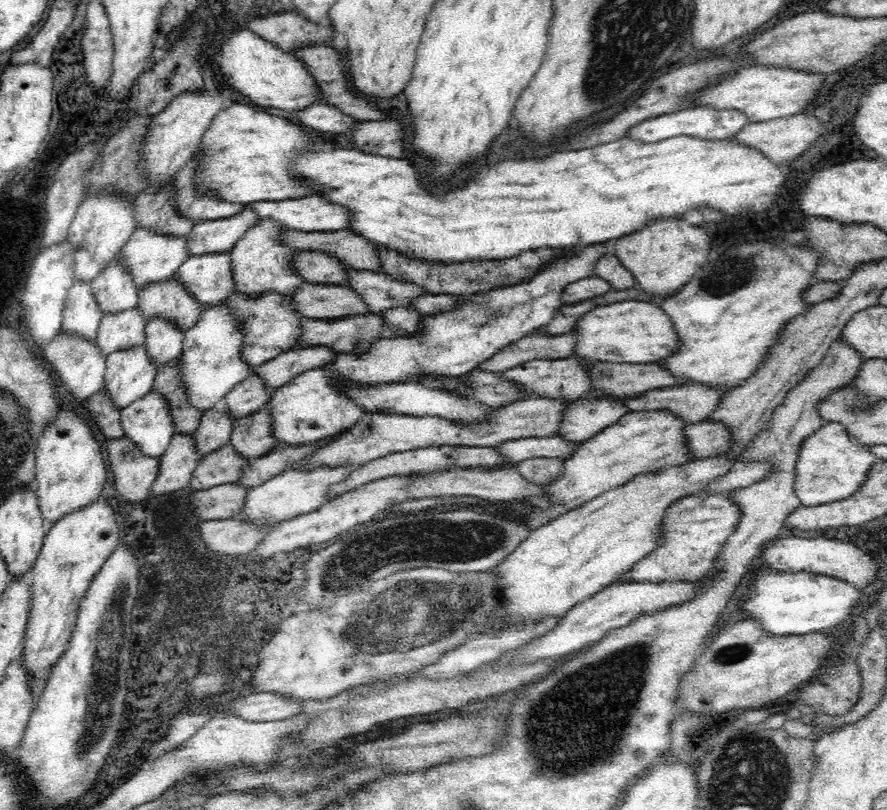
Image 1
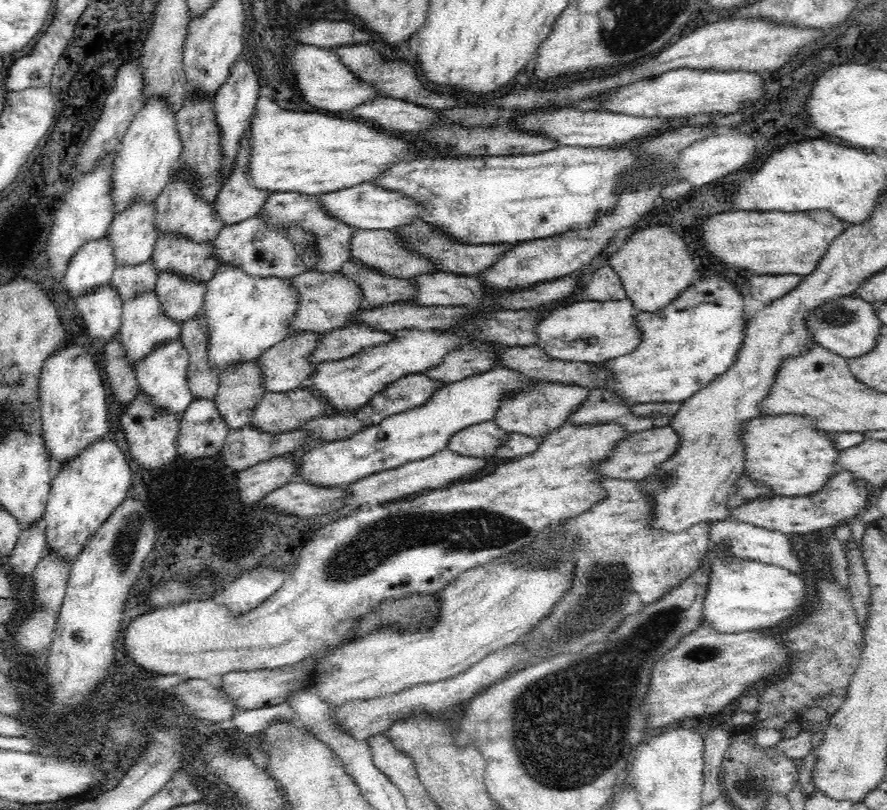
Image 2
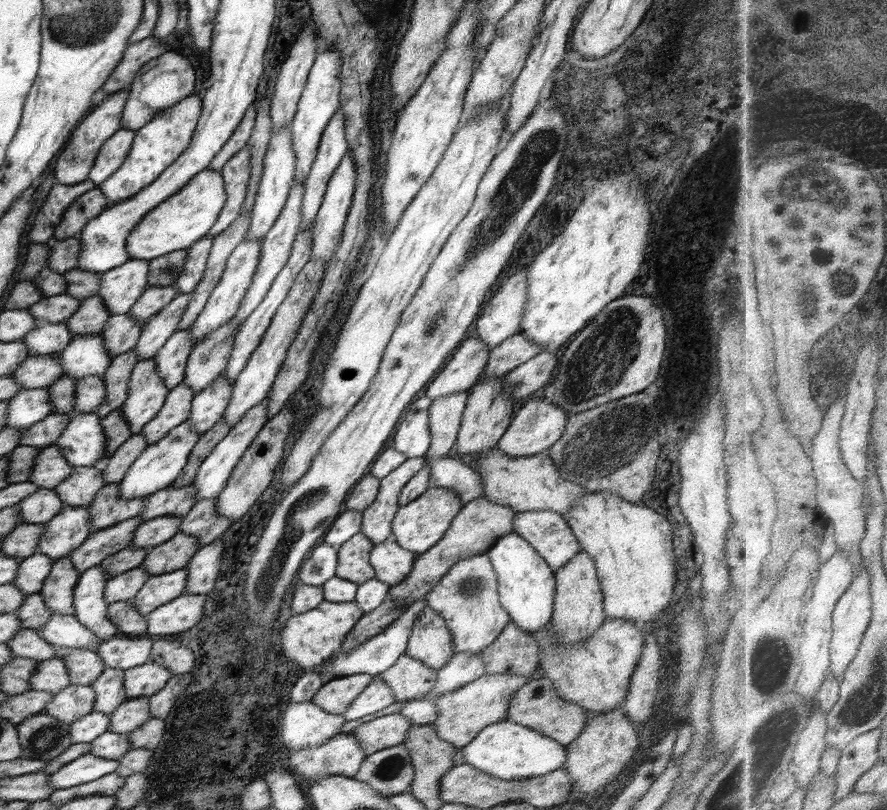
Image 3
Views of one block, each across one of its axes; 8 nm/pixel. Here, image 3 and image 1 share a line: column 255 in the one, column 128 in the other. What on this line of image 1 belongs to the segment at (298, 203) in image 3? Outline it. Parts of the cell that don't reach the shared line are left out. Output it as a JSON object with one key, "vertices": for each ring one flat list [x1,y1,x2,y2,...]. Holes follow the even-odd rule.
{"vertices":[[119,252,100,273,92,282,92,295,103,315,118,314,137,306,139,292,121,264]]}

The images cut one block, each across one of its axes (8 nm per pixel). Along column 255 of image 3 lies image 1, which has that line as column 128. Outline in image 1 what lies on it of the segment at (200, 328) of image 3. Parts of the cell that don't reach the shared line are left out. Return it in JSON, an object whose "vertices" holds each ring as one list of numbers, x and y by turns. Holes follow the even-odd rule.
{"vertices":[[136,228,119,252,119,260,130,273,138,292,147,285,171,280,178,267,188,260,188,257,187,236,164,236,162,232,147,228]]}

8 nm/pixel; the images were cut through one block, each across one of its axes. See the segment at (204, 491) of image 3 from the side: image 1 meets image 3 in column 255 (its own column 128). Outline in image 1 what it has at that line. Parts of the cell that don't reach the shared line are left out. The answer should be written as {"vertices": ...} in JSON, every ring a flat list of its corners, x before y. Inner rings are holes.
{"vertices":[[153,390,121,410,121,421,124,434,146,456,161,457,175,434,167,400]]}

